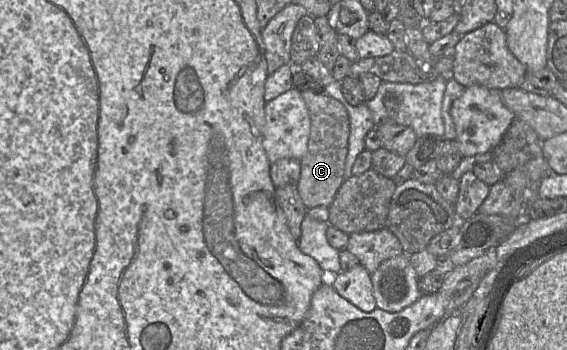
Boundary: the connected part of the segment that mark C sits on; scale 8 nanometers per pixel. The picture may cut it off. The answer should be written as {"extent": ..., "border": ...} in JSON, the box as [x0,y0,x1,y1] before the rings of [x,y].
{"extent":[298,91,350,209],"border":[[[302,91],[311,126],[306,154],[300,160],[298,193],[307,209],[329,207],[344,182],[345,161],[348,153],[350,119],[345,106],[337,99],[322,93]]]}

